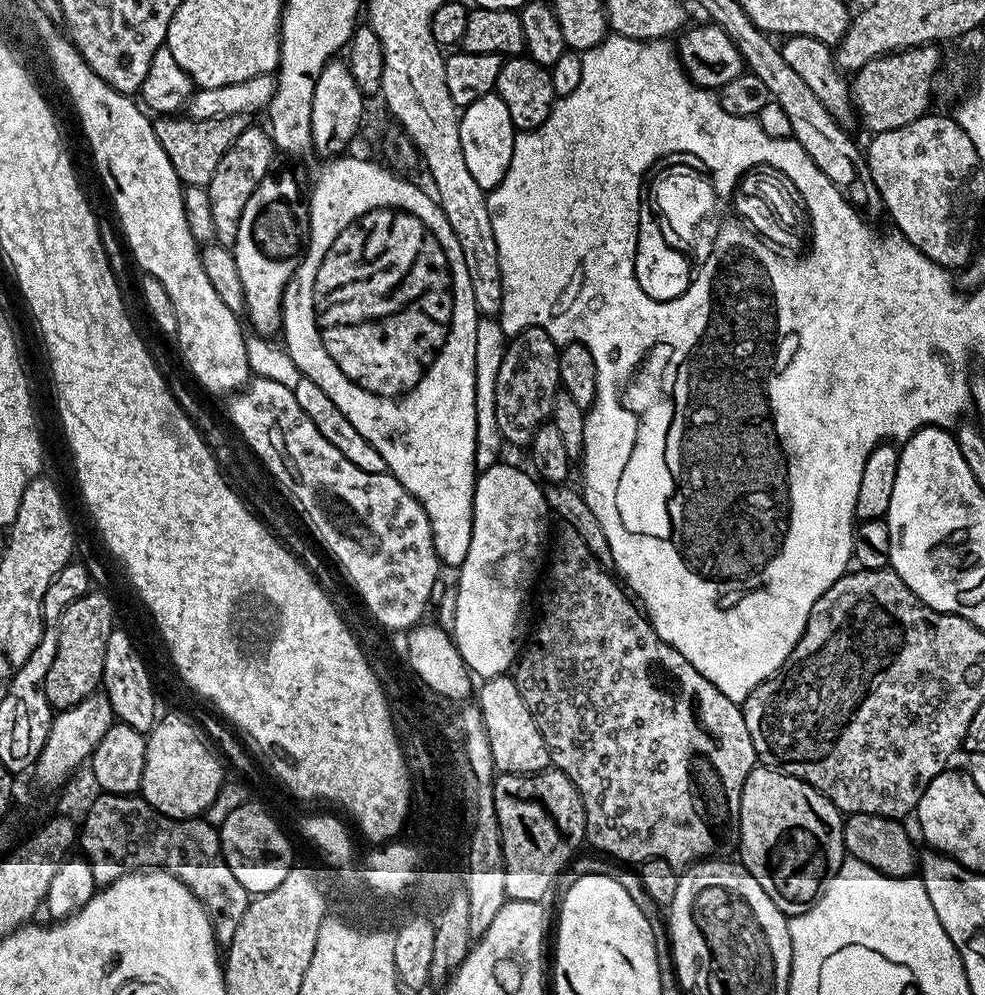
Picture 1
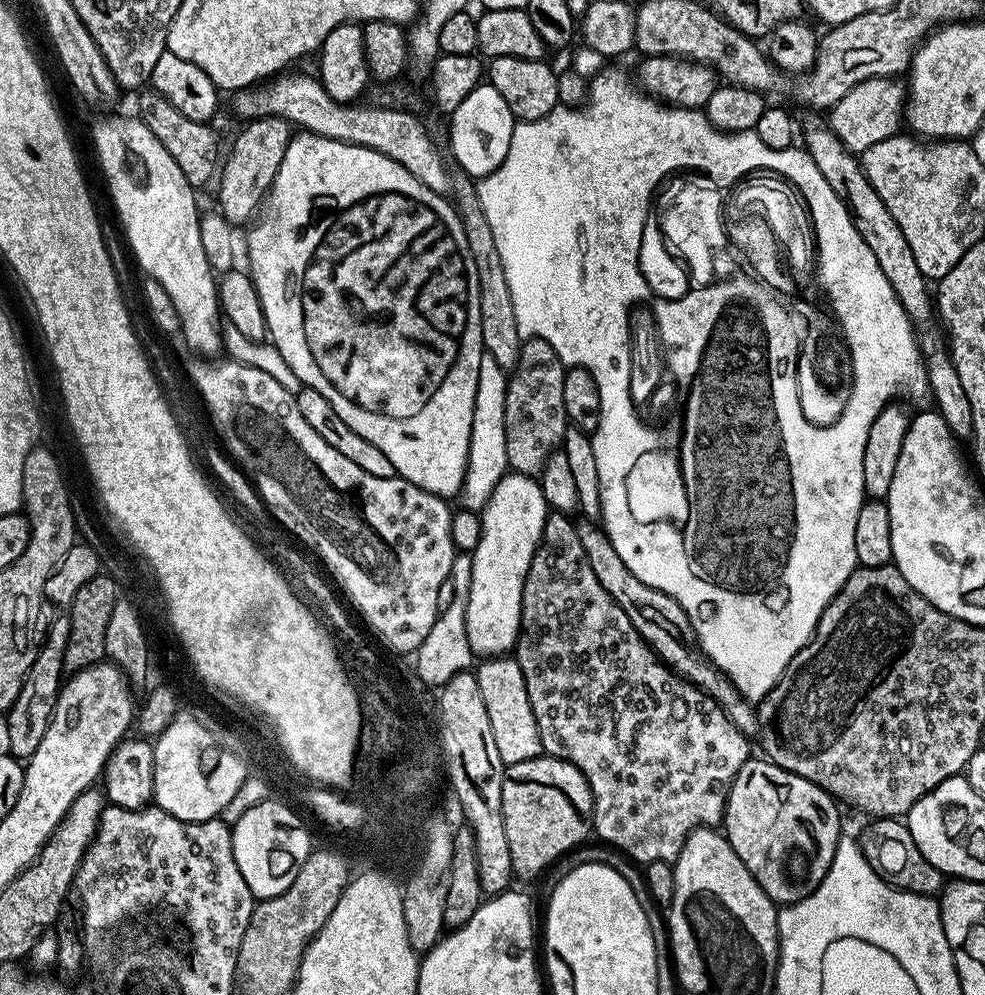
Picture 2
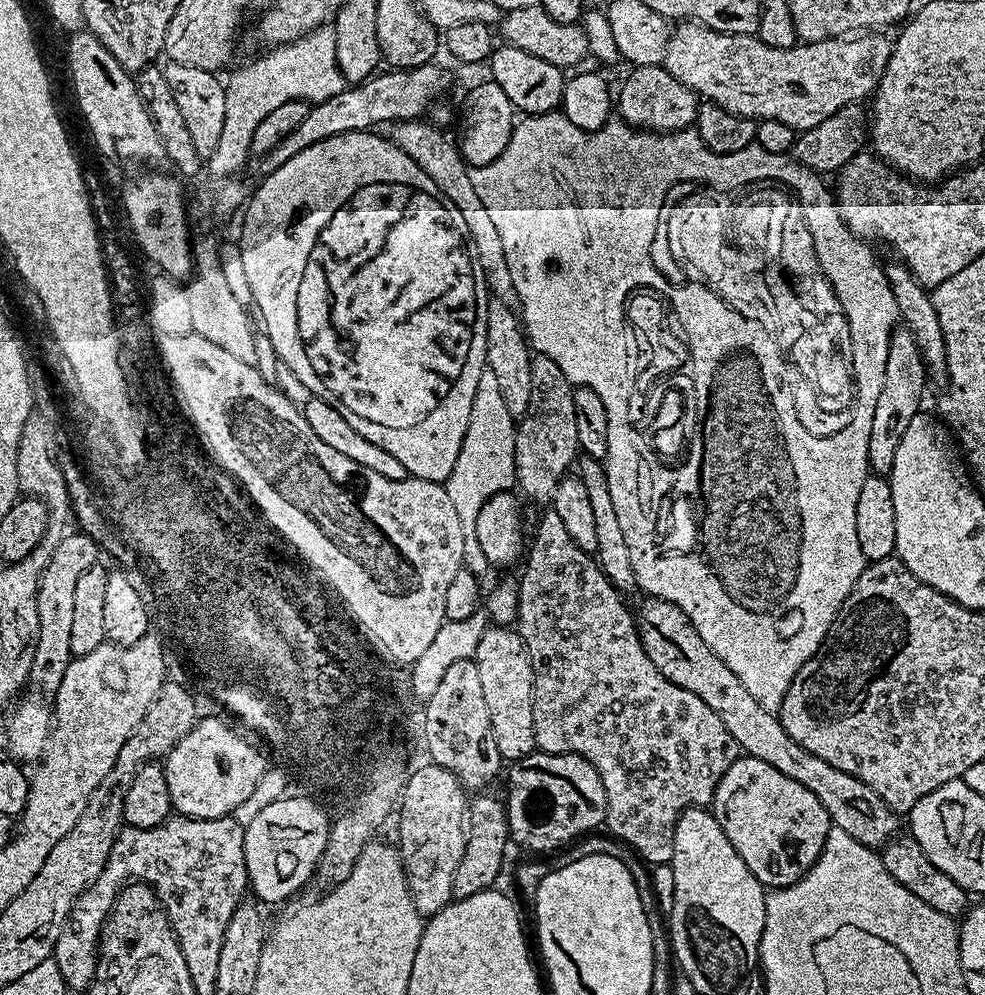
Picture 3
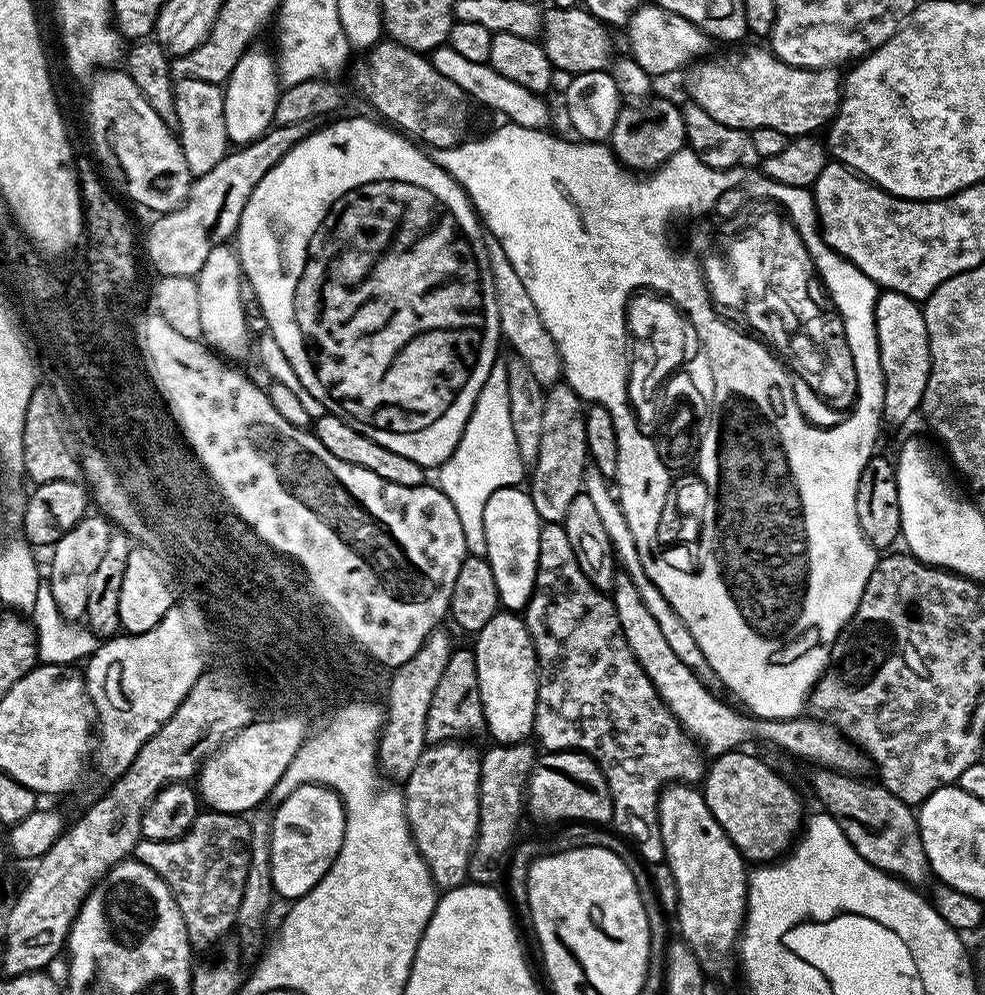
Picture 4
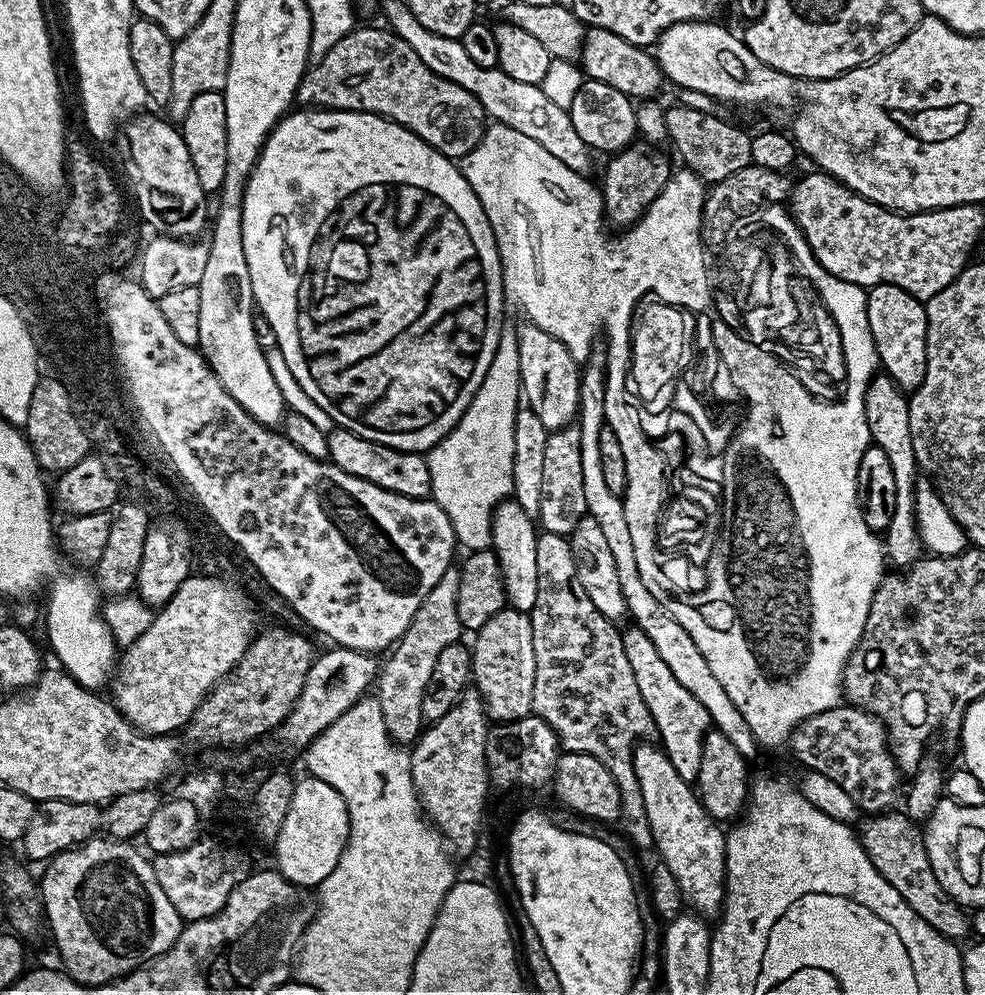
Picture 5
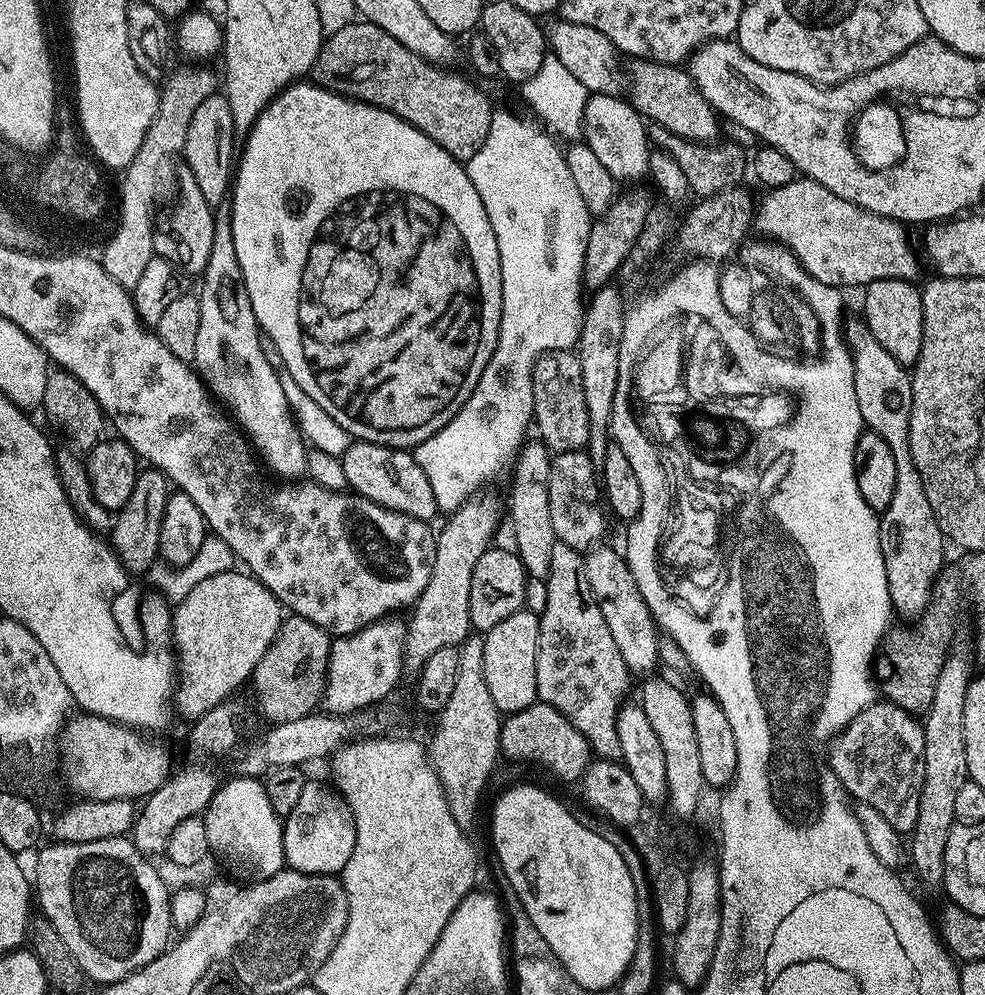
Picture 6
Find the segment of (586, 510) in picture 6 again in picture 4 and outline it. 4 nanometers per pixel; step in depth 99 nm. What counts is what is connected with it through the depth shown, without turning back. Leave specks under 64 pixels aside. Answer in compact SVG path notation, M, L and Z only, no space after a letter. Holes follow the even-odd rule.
M557 382L544 393L542 440L538 442L538 458L530 465L530 479L526 484L528 496L534 502L534 510L538 510L544 524L563 522L570 502L581 495L584 470L590 464L586 446L585 407L585 401L567 382Z

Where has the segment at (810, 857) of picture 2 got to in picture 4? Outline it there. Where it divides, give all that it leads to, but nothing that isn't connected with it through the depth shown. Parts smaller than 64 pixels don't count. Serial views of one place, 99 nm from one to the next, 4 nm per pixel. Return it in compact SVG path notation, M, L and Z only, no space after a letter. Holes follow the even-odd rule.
M748 750L723 752L707 765L702 781L704 801L706 806L710 806L710 814L714 814L718 826L722 826L722 830L745 861L775 862L793 847L794 841L801 835L806 811L804 812L803 806L800 805L799 794L770 765L763 764L758 757L744 751Z

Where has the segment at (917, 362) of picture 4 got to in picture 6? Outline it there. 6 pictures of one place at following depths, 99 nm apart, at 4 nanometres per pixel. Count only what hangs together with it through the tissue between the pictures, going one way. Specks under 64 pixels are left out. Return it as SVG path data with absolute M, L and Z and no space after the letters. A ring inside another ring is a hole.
M876 280L863 289L864 323L870 334L882 342L882 350L905 366L915 365L922 350L922 298L916 286L911 280Z

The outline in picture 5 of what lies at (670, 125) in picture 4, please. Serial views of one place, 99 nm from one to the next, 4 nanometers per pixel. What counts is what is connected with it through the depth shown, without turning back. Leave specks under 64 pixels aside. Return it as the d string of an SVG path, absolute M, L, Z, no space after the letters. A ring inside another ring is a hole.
M629 146L615 153L604 168L604 219L616 230L627 230L644 217L644 211L652 205L654 198L658 198L658 194L662 194L674 171L673 165L668 165L667 158L660 150L635 152L634 149Z

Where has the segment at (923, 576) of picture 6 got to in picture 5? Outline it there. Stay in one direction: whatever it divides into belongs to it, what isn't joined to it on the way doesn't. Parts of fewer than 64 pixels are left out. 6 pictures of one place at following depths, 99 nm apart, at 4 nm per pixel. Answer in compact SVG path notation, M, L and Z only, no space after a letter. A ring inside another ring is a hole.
M886 374L872 377L870 386L866 390L866 422L872 435L871 443L882 449L886 458L890 458L890 466L894 469L894 486L898 486L898 498L894 498L894 518L890 520L887 532L883 533L882 544L886 549L886 560L889 565L897 564L897 569L907 570L921 559L922 545L920 530L916 524L916 481L918 479L918 465L914 458L914 442L910 442L910 410L909 397Z

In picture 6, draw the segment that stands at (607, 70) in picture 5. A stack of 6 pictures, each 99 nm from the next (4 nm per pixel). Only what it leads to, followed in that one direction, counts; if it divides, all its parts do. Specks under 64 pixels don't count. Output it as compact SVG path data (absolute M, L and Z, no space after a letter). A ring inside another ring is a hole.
M632 60L629 65L626 68L626 76L630 81L630 92L632 88L630 103L645 121L660 124L666 130L670 130L670 134L678 134L678 138L693 140L699 144L713 143L719 137L716 135L720 132L720 124L722 125L721 117L716 109L710 106L710 102L706 102L702 90L698 90L698 86L687 70L674 64L659 64L653 60Z

